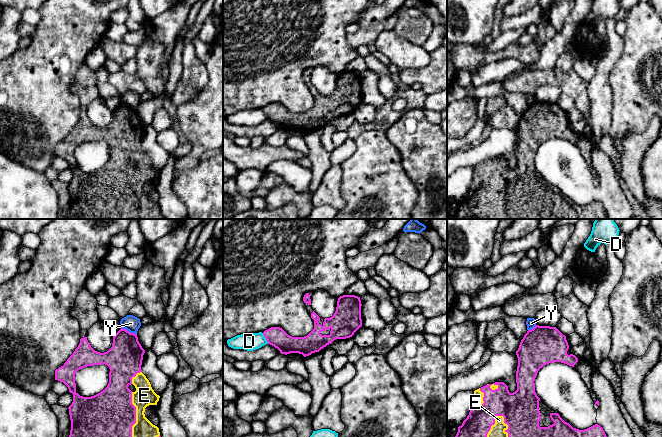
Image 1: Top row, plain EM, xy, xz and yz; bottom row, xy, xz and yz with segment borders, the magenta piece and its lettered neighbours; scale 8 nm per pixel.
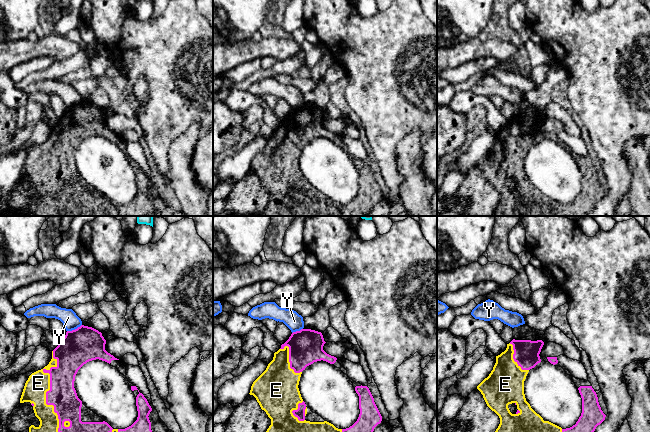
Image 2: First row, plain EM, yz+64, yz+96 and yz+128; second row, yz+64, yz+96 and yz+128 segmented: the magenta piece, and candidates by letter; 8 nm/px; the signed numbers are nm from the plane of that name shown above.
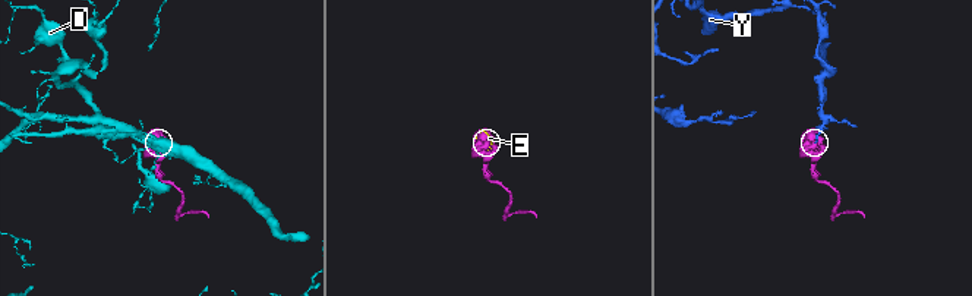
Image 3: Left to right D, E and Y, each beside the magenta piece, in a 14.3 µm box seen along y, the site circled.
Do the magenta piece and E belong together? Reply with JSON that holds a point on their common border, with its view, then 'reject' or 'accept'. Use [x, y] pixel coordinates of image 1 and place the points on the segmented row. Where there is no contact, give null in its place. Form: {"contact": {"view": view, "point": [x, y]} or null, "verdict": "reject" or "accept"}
{"contact": {"view": "yz", "point": [493, 424]}, "verdict": "accept"}

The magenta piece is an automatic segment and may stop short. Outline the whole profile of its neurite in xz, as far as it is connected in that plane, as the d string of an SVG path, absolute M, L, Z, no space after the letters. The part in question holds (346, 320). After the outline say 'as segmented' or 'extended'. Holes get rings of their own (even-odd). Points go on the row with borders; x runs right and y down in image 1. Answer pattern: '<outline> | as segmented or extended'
M313 292L306 293L303 297L308 314L314 321L314 329L304 337L292 337L280 327L271 327L263 332L268 344L277 348L281 354L299 353L304 357L312 353L319 352L321 349L331 344L335 339L346 339L362 327L361 319L361 300L355 295L343 295L338 298L336 311L330 318L320 318L311 307Z | extended

